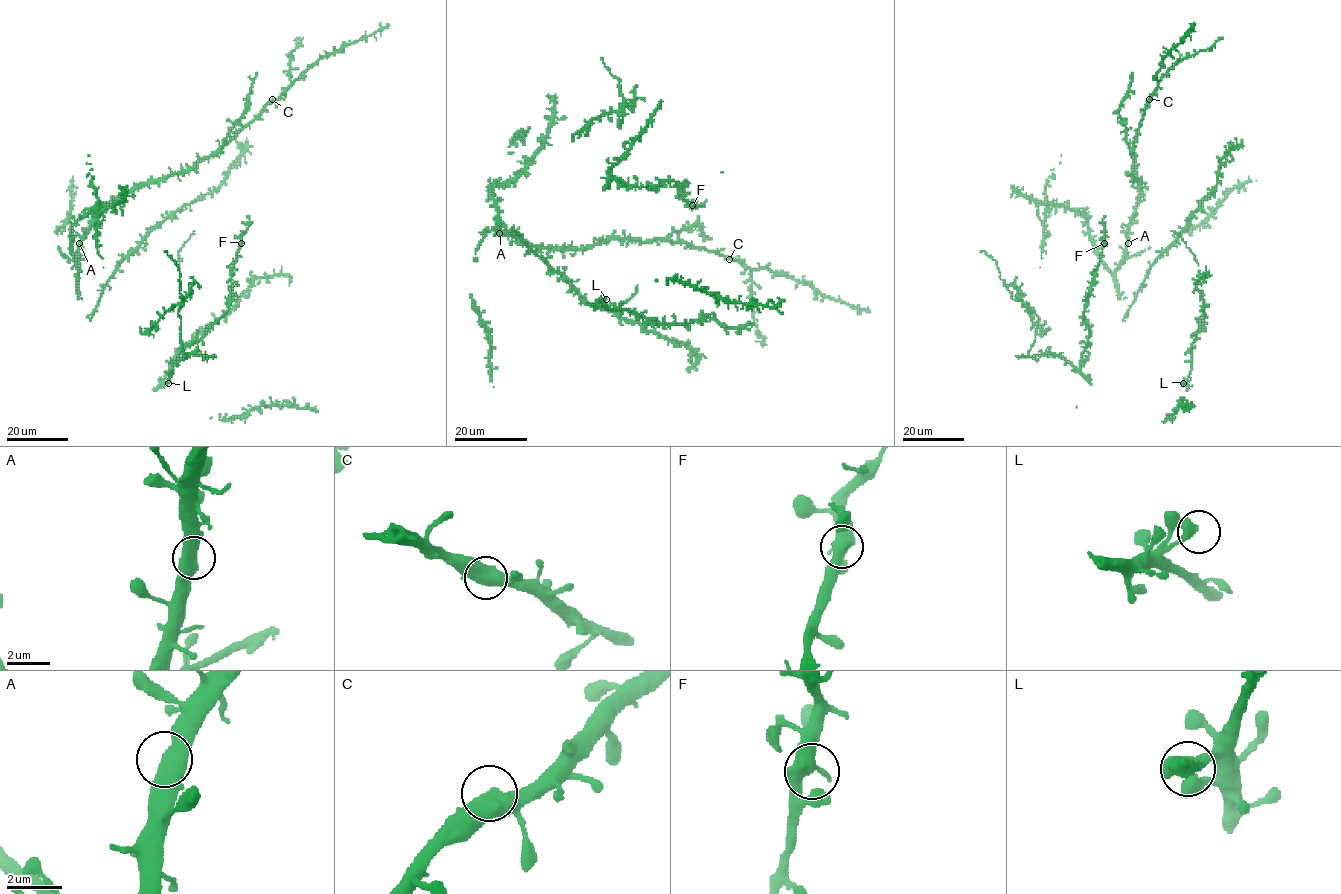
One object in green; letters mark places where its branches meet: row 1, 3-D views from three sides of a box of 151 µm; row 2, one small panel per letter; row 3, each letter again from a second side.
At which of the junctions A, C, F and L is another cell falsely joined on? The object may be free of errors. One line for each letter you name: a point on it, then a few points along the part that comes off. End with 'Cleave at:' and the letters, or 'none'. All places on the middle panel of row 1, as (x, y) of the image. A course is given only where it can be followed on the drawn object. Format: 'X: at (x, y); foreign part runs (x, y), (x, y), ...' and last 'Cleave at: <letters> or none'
Cleave at: none

